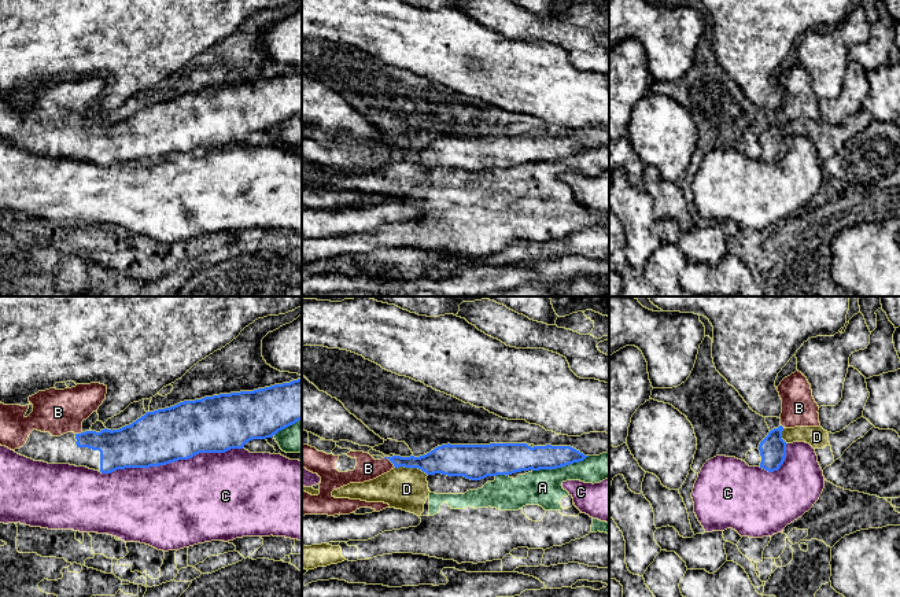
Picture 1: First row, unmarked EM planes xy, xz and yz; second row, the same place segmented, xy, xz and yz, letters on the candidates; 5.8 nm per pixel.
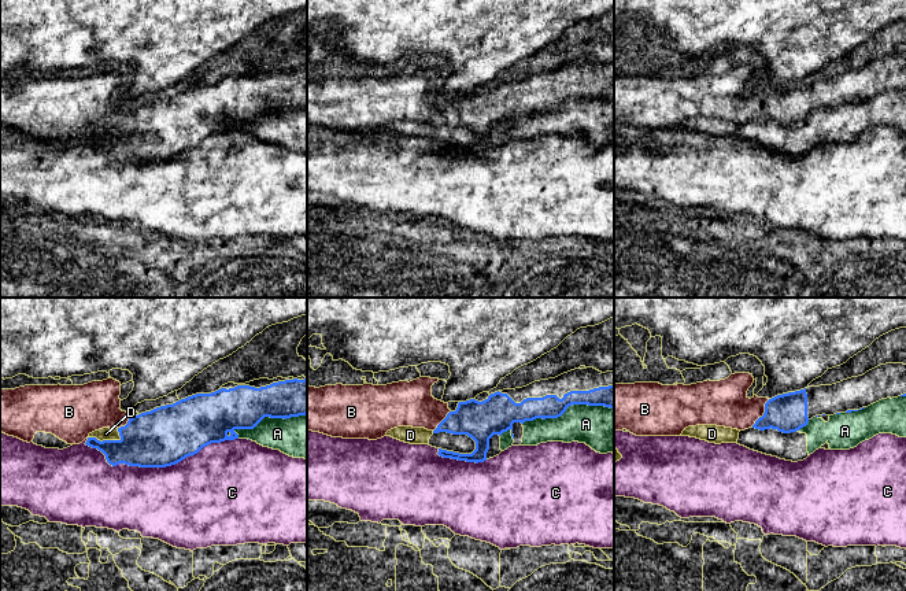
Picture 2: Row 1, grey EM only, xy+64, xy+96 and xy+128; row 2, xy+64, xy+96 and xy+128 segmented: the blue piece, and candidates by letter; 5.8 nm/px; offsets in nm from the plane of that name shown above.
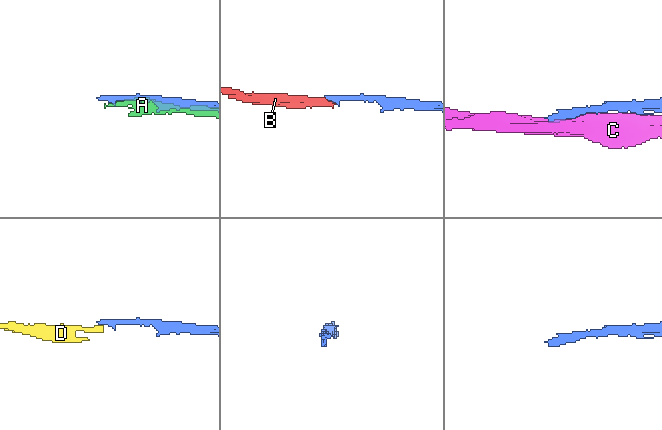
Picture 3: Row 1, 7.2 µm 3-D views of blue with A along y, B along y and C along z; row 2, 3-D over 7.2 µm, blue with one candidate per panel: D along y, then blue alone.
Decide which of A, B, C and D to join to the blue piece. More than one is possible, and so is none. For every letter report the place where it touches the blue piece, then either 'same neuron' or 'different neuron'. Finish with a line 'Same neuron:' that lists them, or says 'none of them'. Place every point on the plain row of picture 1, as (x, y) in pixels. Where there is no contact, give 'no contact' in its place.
A: xz (560, 159) | different neuron
B: xz (390, 153) | same neuron
C: xy (170, 154) | different neuron
D: xz (412, 159) | different neuron
Same neuron: B

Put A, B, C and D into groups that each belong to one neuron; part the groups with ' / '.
A D / B / C

